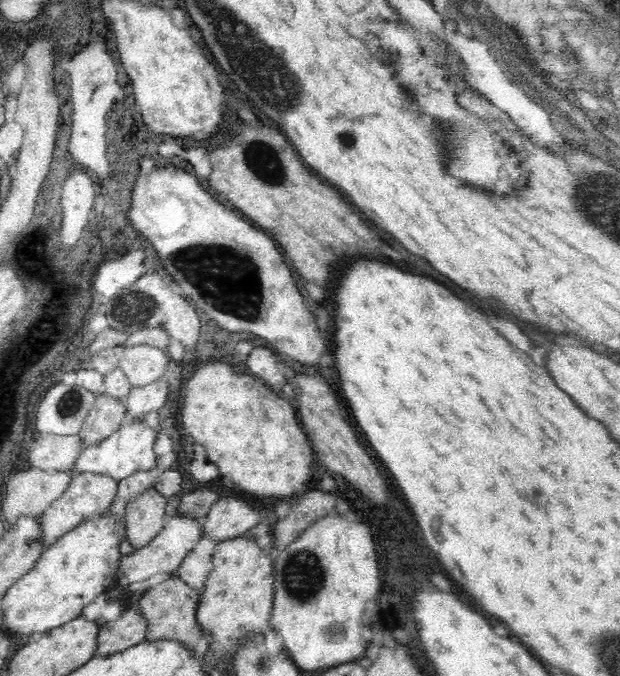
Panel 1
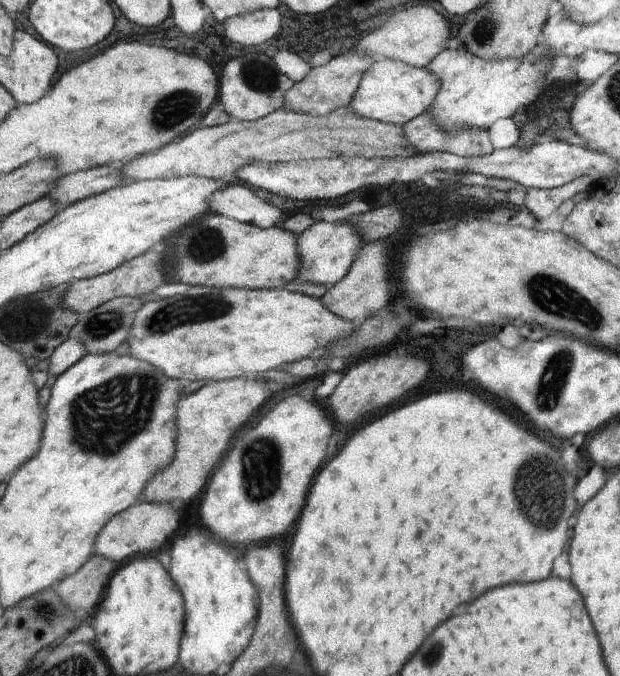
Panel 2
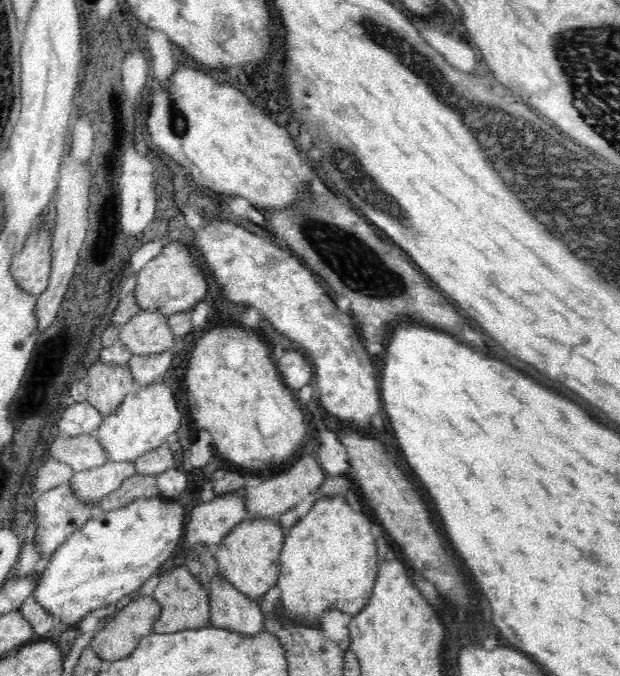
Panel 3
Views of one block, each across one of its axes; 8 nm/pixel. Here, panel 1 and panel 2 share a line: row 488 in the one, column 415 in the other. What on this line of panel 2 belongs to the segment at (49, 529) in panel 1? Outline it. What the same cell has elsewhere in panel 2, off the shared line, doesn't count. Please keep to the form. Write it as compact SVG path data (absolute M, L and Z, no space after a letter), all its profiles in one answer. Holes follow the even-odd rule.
M377 58L361 78L349 107L363 117L405 125L431 108L440 87L440 79L426 67L415 67L389 58Z

